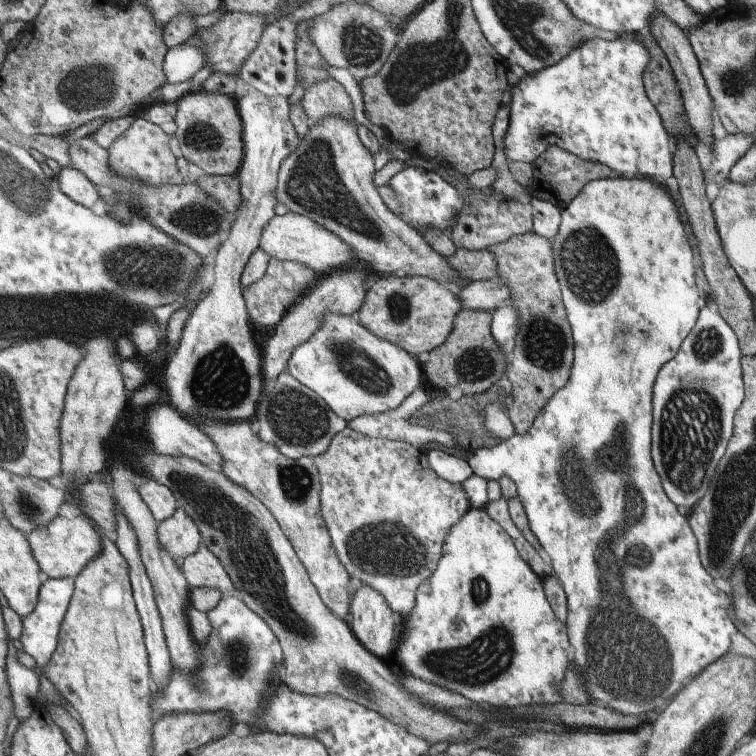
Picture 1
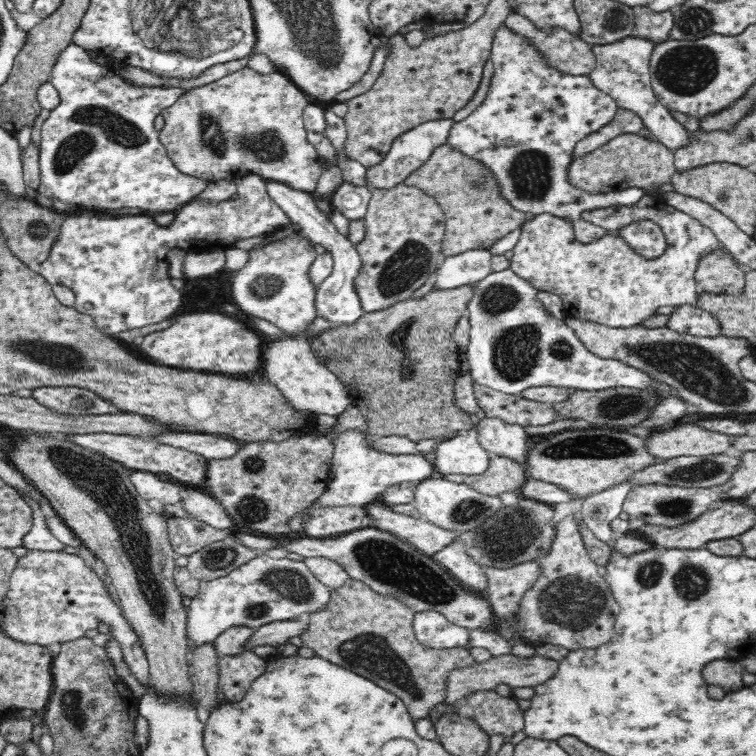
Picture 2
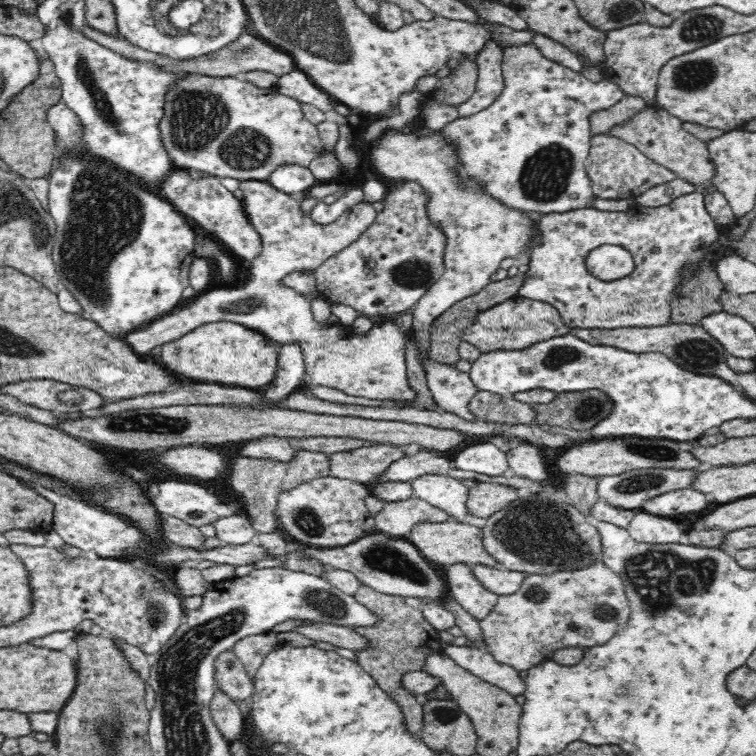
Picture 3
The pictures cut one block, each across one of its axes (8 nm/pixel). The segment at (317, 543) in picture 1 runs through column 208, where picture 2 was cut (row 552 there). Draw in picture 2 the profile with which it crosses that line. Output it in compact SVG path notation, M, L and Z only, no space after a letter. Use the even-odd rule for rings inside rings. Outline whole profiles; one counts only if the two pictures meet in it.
M376 502L369 503L366 505L366 511L367 515L372 518L372 526L376 529L407 541L429 557L442 552L454 541L461 542L461 536L458 532L442 529L422 518L416 519L398 514L391 510L391 506L382 506Z

